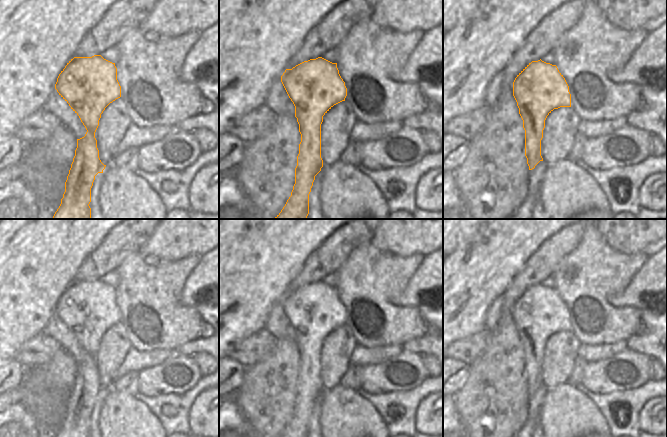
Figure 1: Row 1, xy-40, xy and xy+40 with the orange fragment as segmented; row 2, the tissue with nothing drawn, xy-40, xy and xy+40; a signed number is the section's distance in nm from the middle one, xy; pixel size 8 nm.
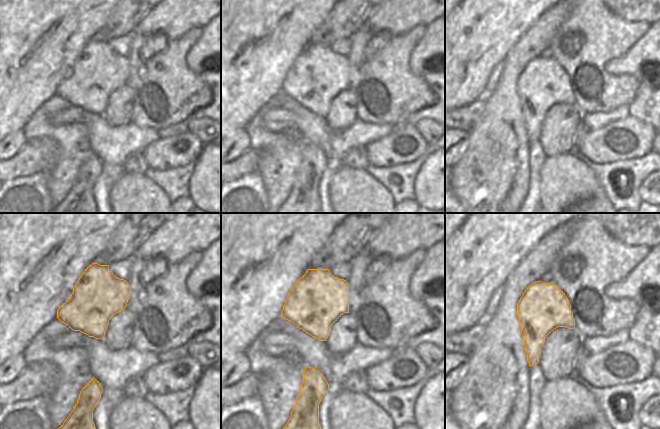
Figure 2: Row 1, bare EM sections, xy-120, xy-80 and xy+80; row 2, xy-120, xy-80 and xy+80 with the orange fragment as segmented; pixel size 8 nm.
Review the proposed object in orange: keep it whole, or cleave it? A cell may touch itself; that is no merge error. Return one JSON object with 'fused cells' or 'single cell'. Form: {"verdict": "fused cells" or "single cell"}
{"verdict": "single cell"}

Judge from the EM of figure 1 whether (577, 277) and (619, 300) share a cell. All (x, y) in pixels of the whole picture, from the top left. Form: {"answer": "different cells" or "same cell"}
{"answer": "different cells"}

